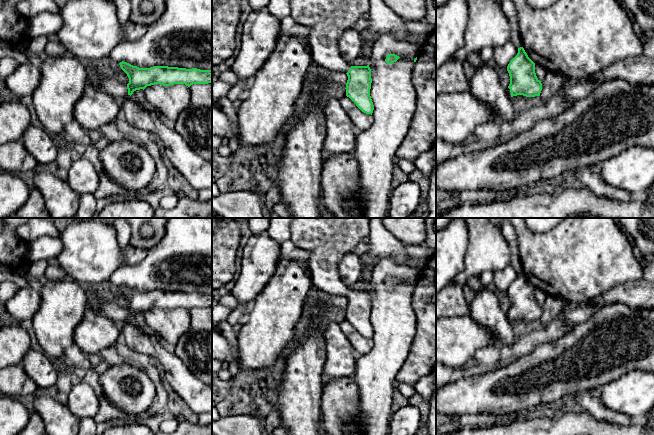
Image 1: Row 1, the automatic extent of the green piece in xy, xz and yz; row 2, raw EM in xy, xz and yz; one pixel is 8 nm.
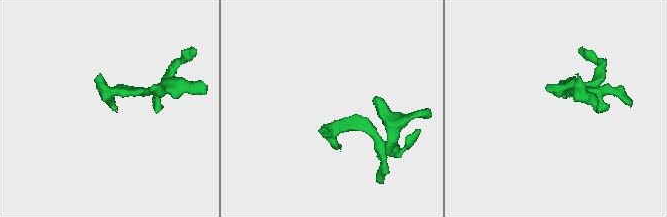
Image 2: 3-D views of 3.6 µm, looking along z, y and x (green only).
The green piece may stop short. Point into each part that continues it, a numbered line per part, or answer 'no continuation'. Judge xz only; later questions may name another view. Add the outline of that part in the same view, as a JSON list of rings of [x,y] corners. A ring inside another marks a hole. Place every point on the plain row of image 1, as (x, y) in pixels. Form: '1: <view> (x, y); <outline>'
1: xz (327, 239); [[[293,218],[291,240],[311,252],[306,261],[312,284],[328,295],[347,297],[351,289],[340,279],[340,257],[370,234],[371,218]]]

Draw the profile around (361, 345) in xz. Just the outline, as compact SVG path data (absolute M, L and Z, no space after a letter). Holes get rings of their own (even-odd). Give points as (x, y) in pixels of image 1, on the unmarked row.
M346 319L340 323L340 328L350 341L357 355L365 355L373 348L373 340L362 336Z

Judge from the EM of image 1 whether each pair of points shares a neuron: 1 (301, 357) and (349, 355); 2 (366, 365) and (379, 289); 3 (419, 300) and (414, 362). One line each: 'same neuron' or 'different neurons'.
1: different neurons
2: same neuron
3: same neuron

